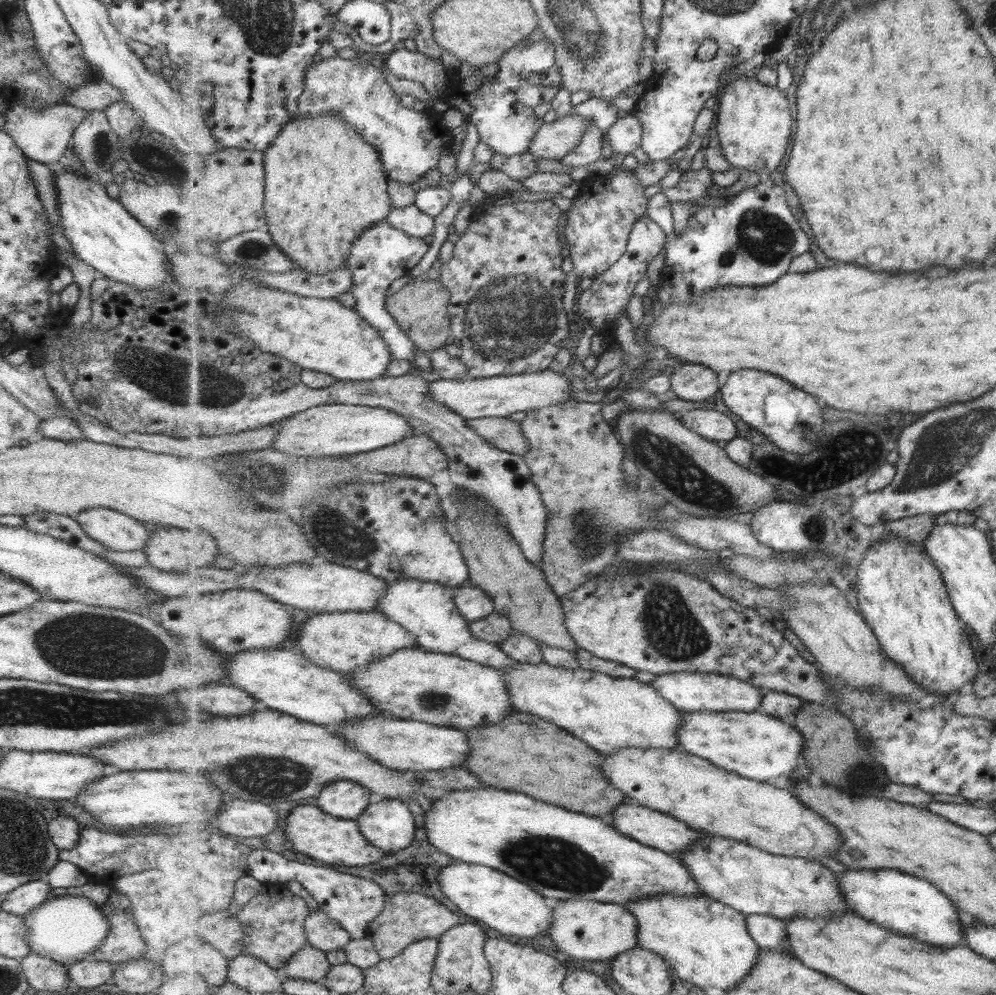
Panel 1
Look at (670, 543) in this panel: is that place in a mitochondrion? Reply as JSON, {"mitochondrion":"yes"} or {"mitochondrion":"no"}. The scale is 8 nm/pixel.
{"mitochondrion":"no"}

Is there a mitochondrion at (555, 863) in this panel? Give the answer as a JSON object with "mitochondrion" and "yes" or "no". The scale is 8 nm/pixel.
{"mitochondrion":"yes"}

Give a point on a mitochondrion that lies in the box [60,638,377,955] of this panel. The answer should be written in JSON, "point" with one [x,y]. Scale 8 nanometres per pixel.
{"point":[259,774]}

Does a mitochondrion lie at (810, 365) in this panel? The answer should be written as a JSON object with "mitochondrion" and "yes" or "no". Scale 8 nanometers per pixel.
{"mitochondrion":"no"}

